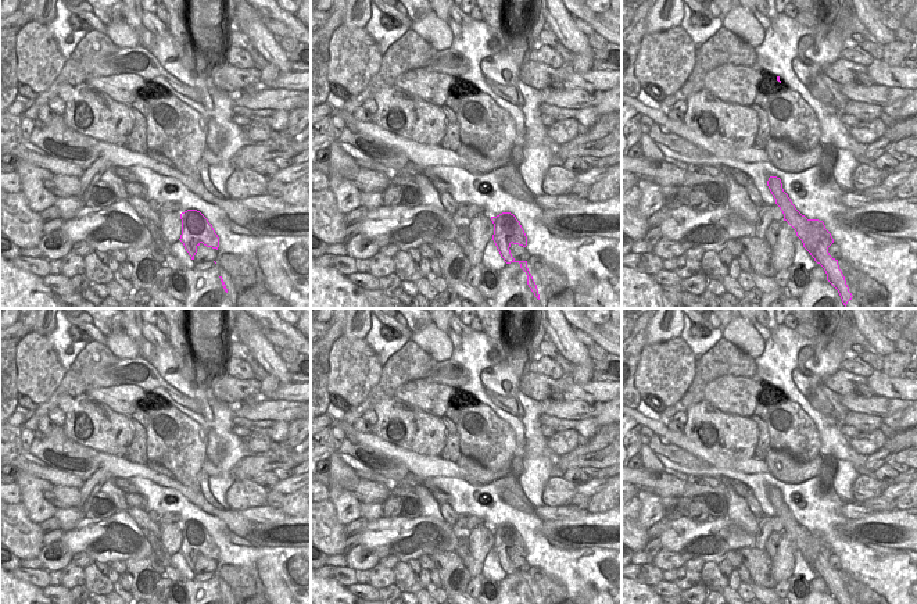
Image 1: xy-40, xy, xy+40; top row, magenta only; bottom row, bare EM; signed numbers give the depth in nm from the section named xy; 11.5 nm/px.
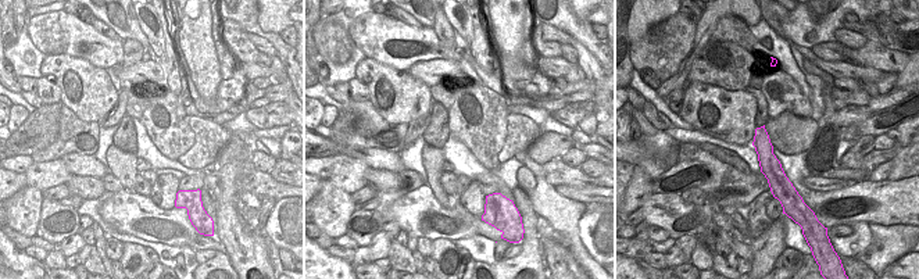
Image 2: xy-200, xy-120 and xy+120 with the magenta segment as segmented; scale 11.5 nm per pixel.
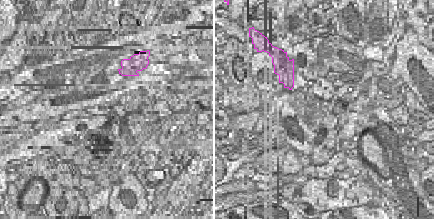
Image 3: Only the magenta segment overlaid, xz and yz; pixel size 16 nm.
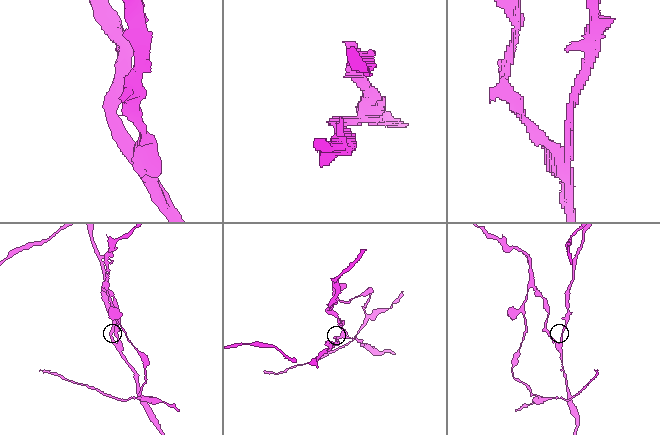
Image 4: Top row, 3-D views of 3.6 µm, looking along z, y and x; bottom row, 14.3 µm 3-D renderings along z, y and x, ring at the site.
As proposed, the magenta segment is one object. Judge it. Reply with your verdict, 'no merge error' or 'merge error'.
merge error

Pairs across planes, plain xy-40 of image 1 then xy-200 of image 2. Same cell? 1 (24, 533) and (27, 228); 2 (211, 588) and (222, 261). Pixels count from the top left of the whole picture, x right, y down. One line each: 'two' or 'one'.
1: one
2: one

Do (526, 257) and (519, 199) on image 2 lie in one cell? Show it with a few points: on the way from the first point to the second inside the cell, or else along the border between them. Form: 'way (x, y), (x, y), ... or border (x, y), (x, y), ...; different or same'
way (530, 243), (528, 213); same

